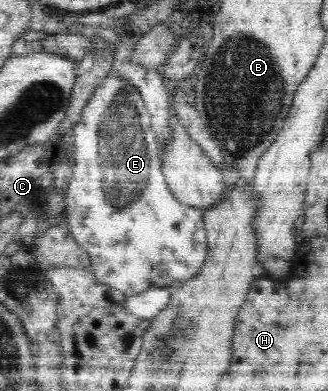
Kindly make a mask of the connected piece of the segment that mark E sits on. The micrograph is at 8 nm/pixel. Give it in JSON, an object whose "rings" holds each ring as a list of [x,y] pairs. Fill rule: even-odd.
{"rings":[[[107,77],[90,95],[88,103],[82,108],[80,121],[73,127],[74,160],[69,170],[69,181],[66,183],[66,209],[68,209],[68,224],[78,245],[90,256],[90,269],[95,273],[97,280],[103,284],[110,285],[132,297],[154,287],[170,287],[176,281],[190,281],[194,279],[202,265],[206,261],[206,251],[208,249],[206,230],[204,229],[204,214],[195,207],[184,205],[181,201],[174,198],[174,195],[167,187],[167,183],[162,171],[162,157],[153,134],[153,122],[151,115],[146,109],[144,100],[128,80],[122,77]]]}

